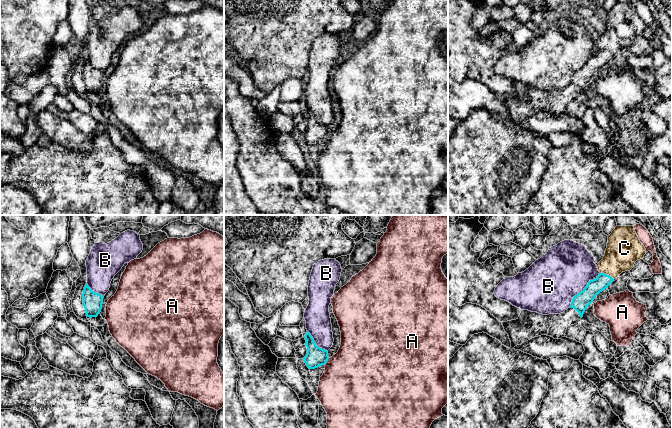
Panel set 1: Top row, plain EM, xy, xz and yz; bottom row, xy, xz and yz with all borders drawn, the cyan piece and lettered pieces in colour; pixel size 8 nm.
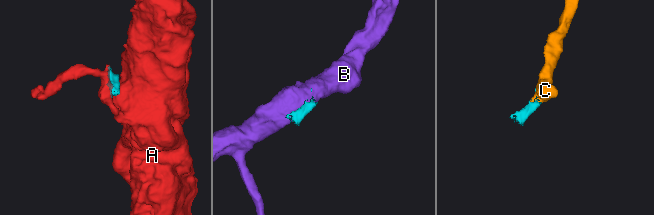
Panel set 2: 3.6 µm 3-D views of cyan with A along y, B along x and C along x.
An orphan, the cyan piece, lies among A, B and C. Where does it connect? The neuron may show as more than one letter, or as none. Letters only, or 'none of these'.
C

